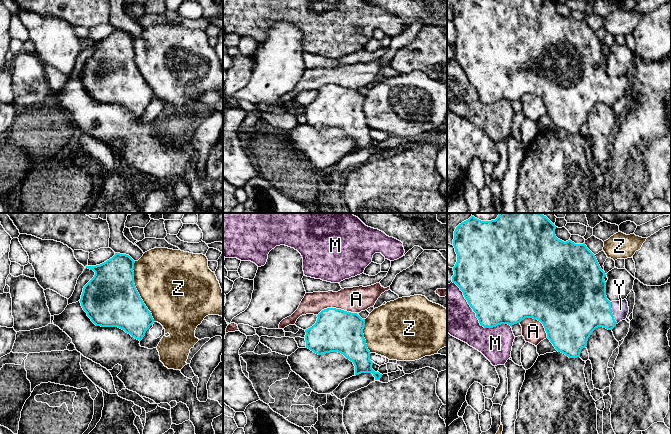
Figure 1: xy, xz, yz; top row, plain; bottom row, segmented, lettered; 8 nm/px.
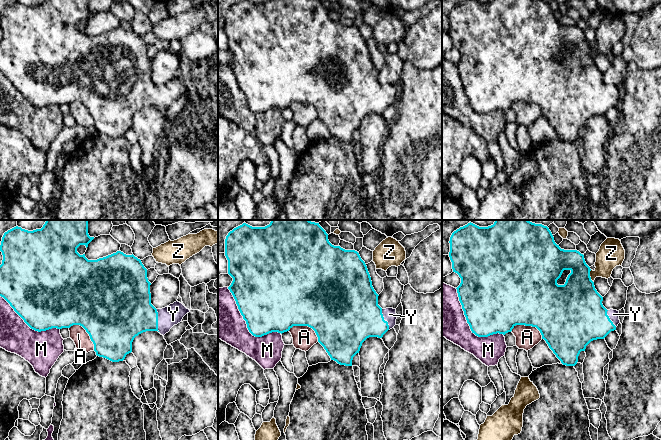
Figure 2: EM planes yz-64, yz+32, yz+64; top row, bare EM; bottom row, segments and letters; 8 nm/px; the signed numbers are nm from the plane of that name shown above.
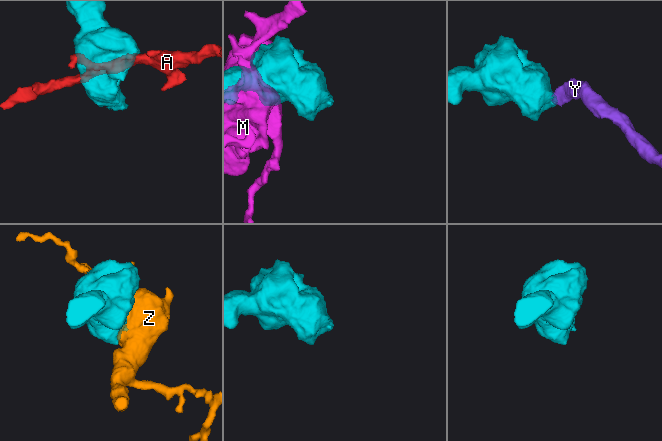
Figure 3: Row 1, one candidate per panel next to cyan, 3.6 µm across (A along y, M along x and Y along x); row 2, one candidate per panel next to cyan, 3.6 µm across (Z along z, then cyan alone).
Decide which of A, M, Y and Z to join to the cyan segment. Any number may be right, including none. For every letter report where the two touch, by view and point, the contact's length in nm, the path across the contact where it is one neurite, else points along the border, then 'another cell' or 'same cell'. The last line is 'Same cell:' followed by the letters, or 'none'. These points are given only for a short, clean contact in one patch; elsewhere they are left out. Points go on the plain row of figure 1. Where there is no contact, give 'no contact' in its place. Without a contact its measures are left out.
A: xz (336, 85) | 320 nm | another cell
M: yz (477, 93) | 600 nm | another cell
Y: yz (612, 89) | 190 nm | across yz (582, 82), (602, 89), (612, 89), (620, 85) | same cell
Z: xy (137, 67) | 500 nm | another cell
Same cell: Y

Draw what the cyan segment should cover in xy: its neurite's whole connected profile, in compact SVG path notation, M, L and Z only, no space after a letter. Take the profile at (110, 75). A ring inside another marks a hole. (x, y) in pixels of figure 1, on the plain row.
M115 29L112 34L100 41L86 42L93 46L95 51L84 62L80 79L96 102L118 103L141 117L154 99L154 95L135 63L134 39L129 31Z

